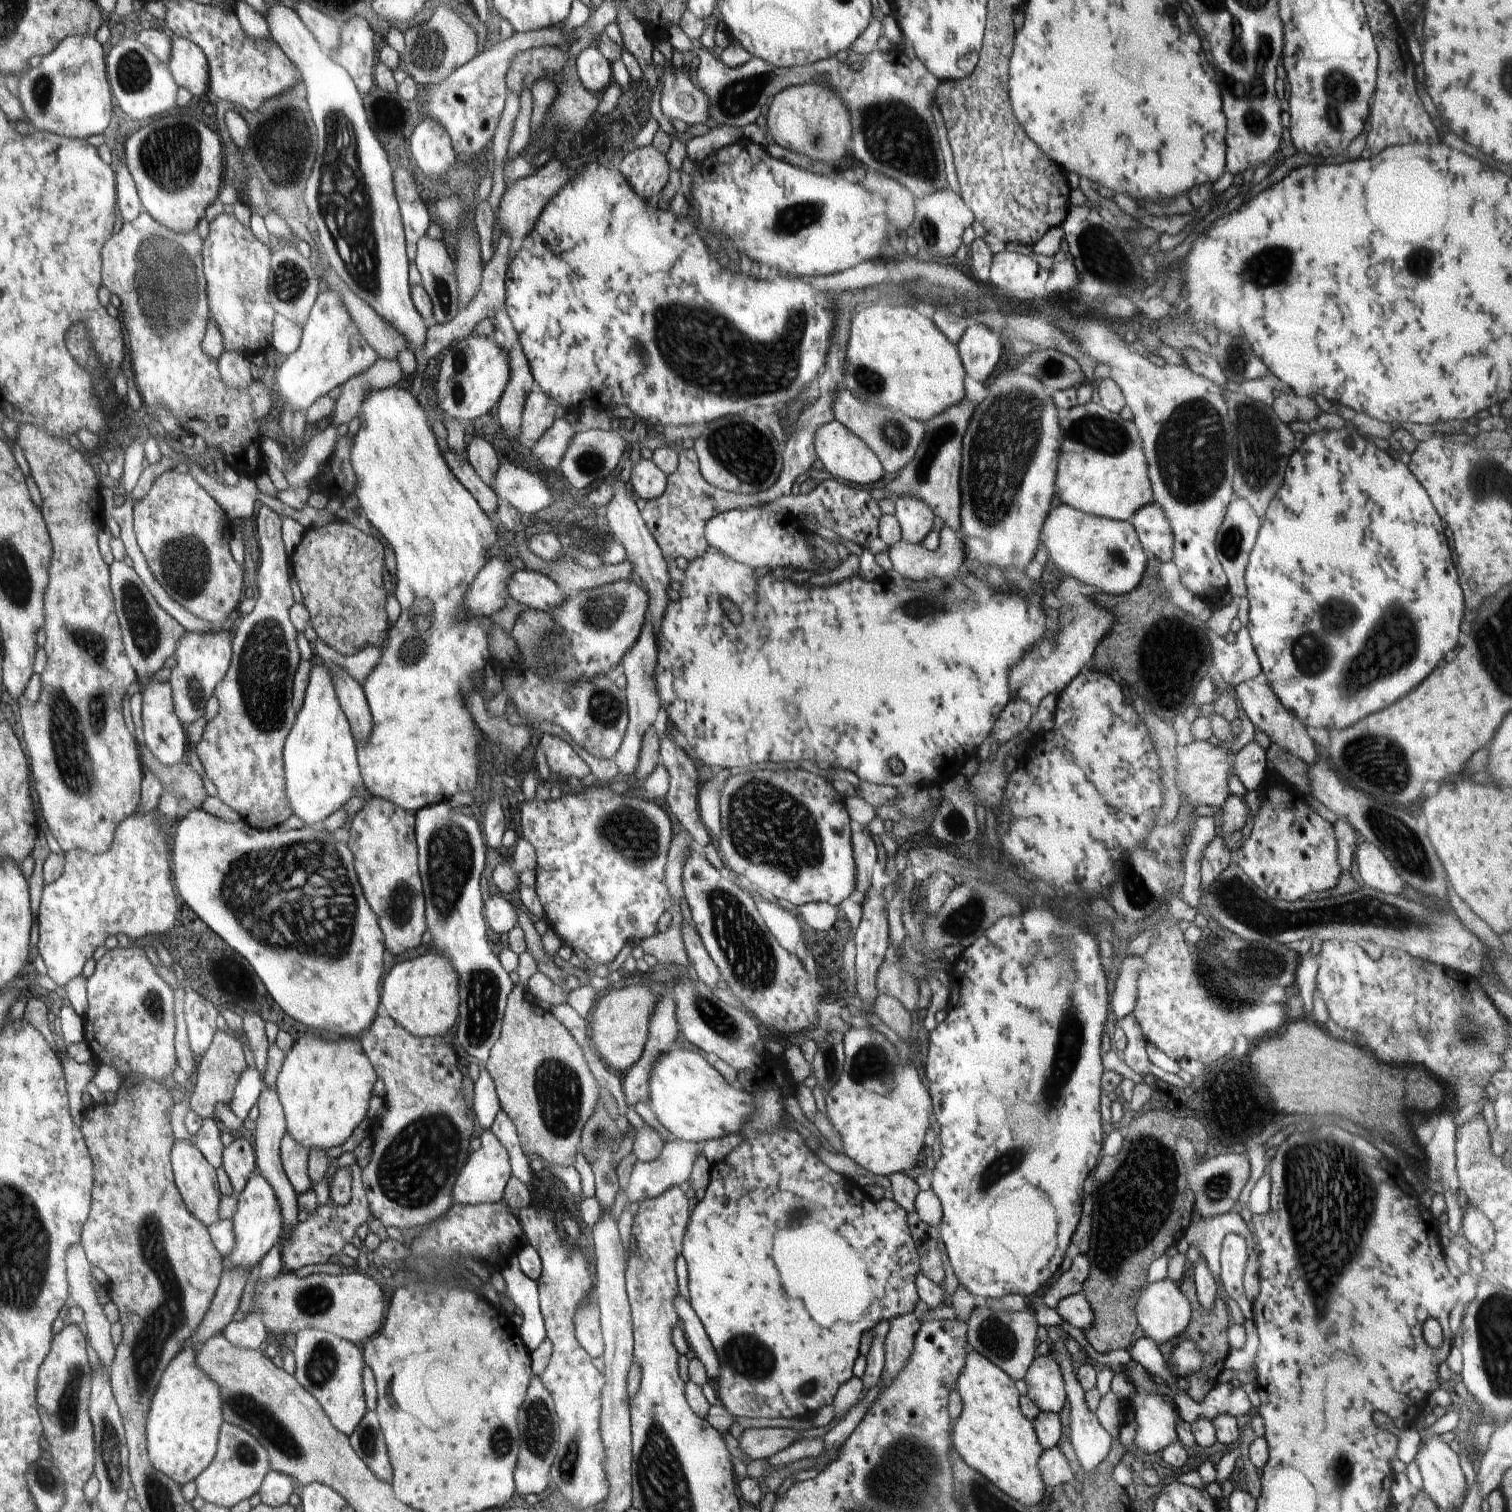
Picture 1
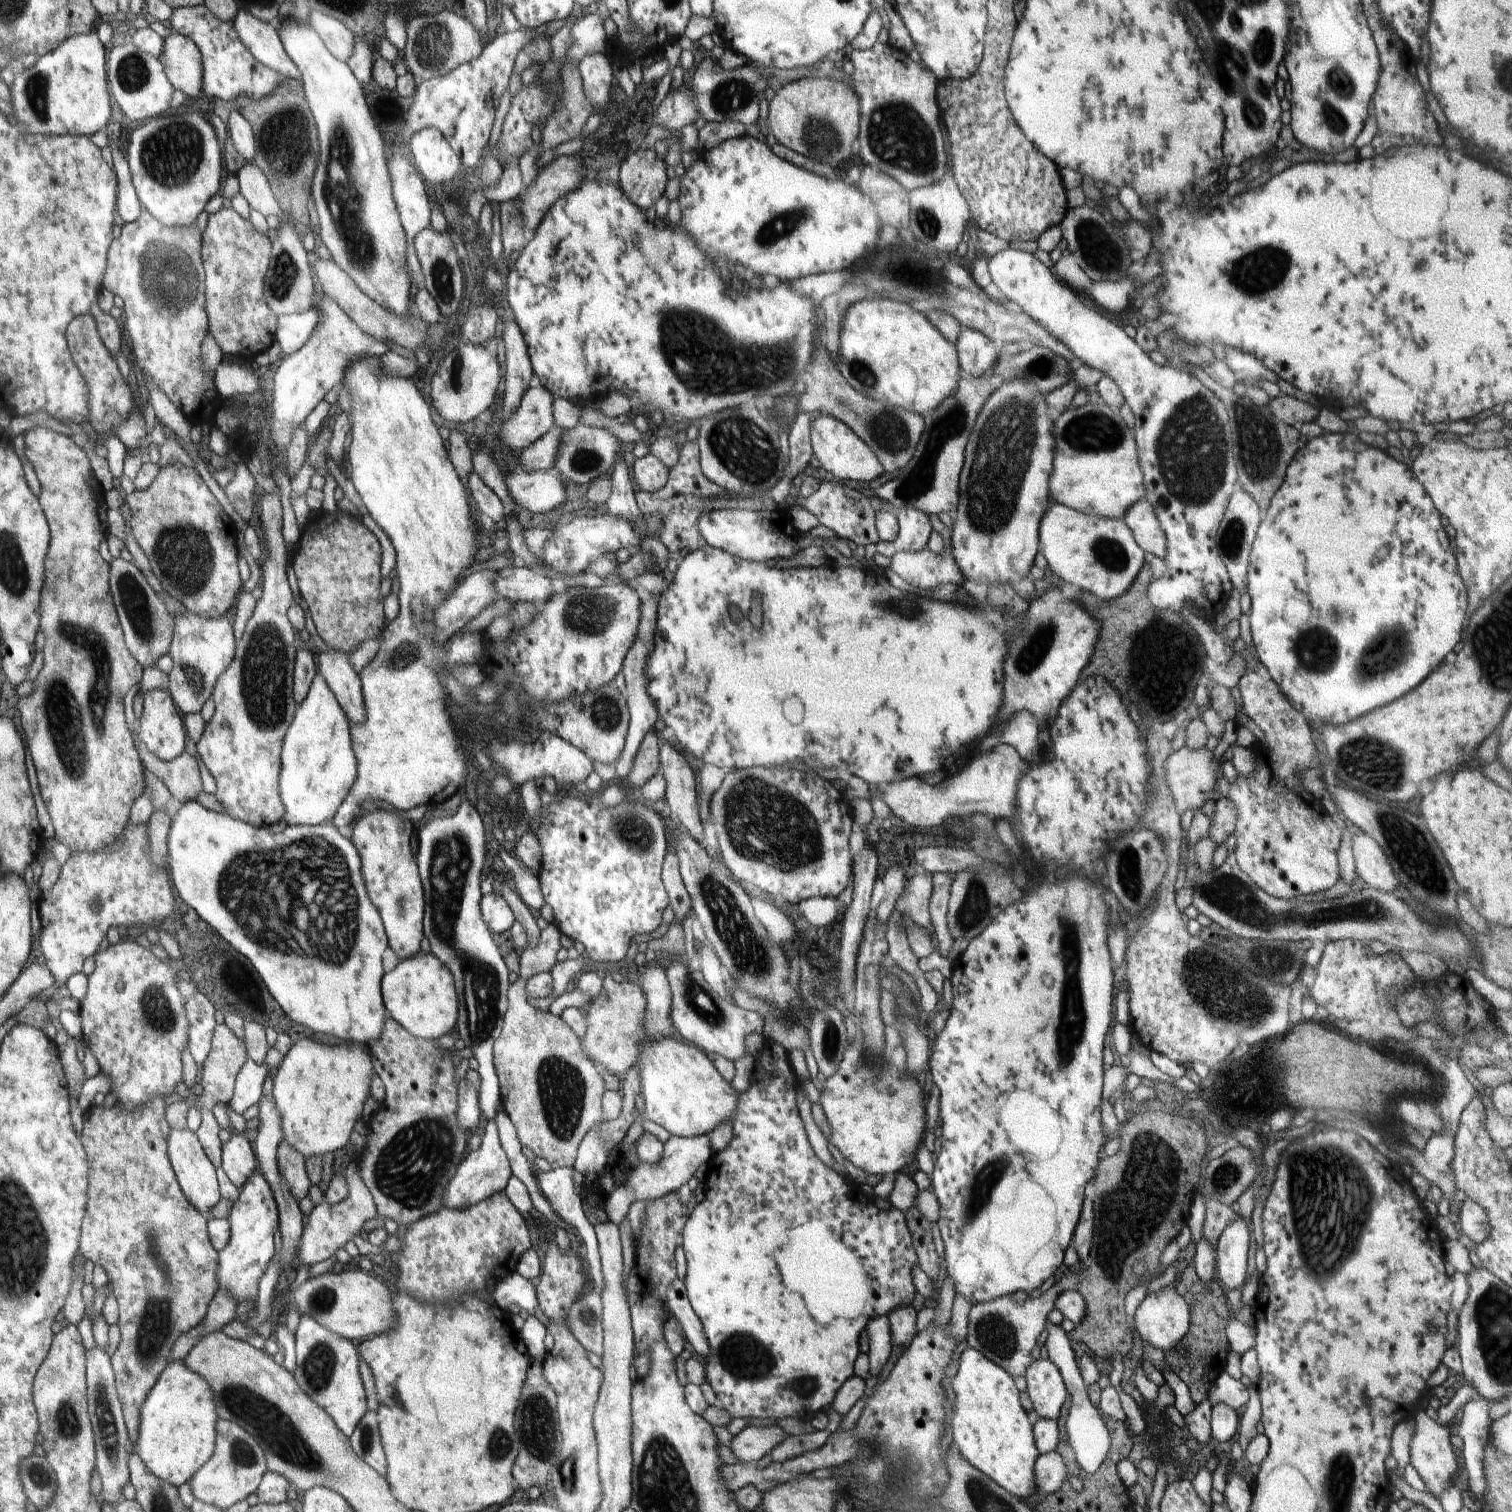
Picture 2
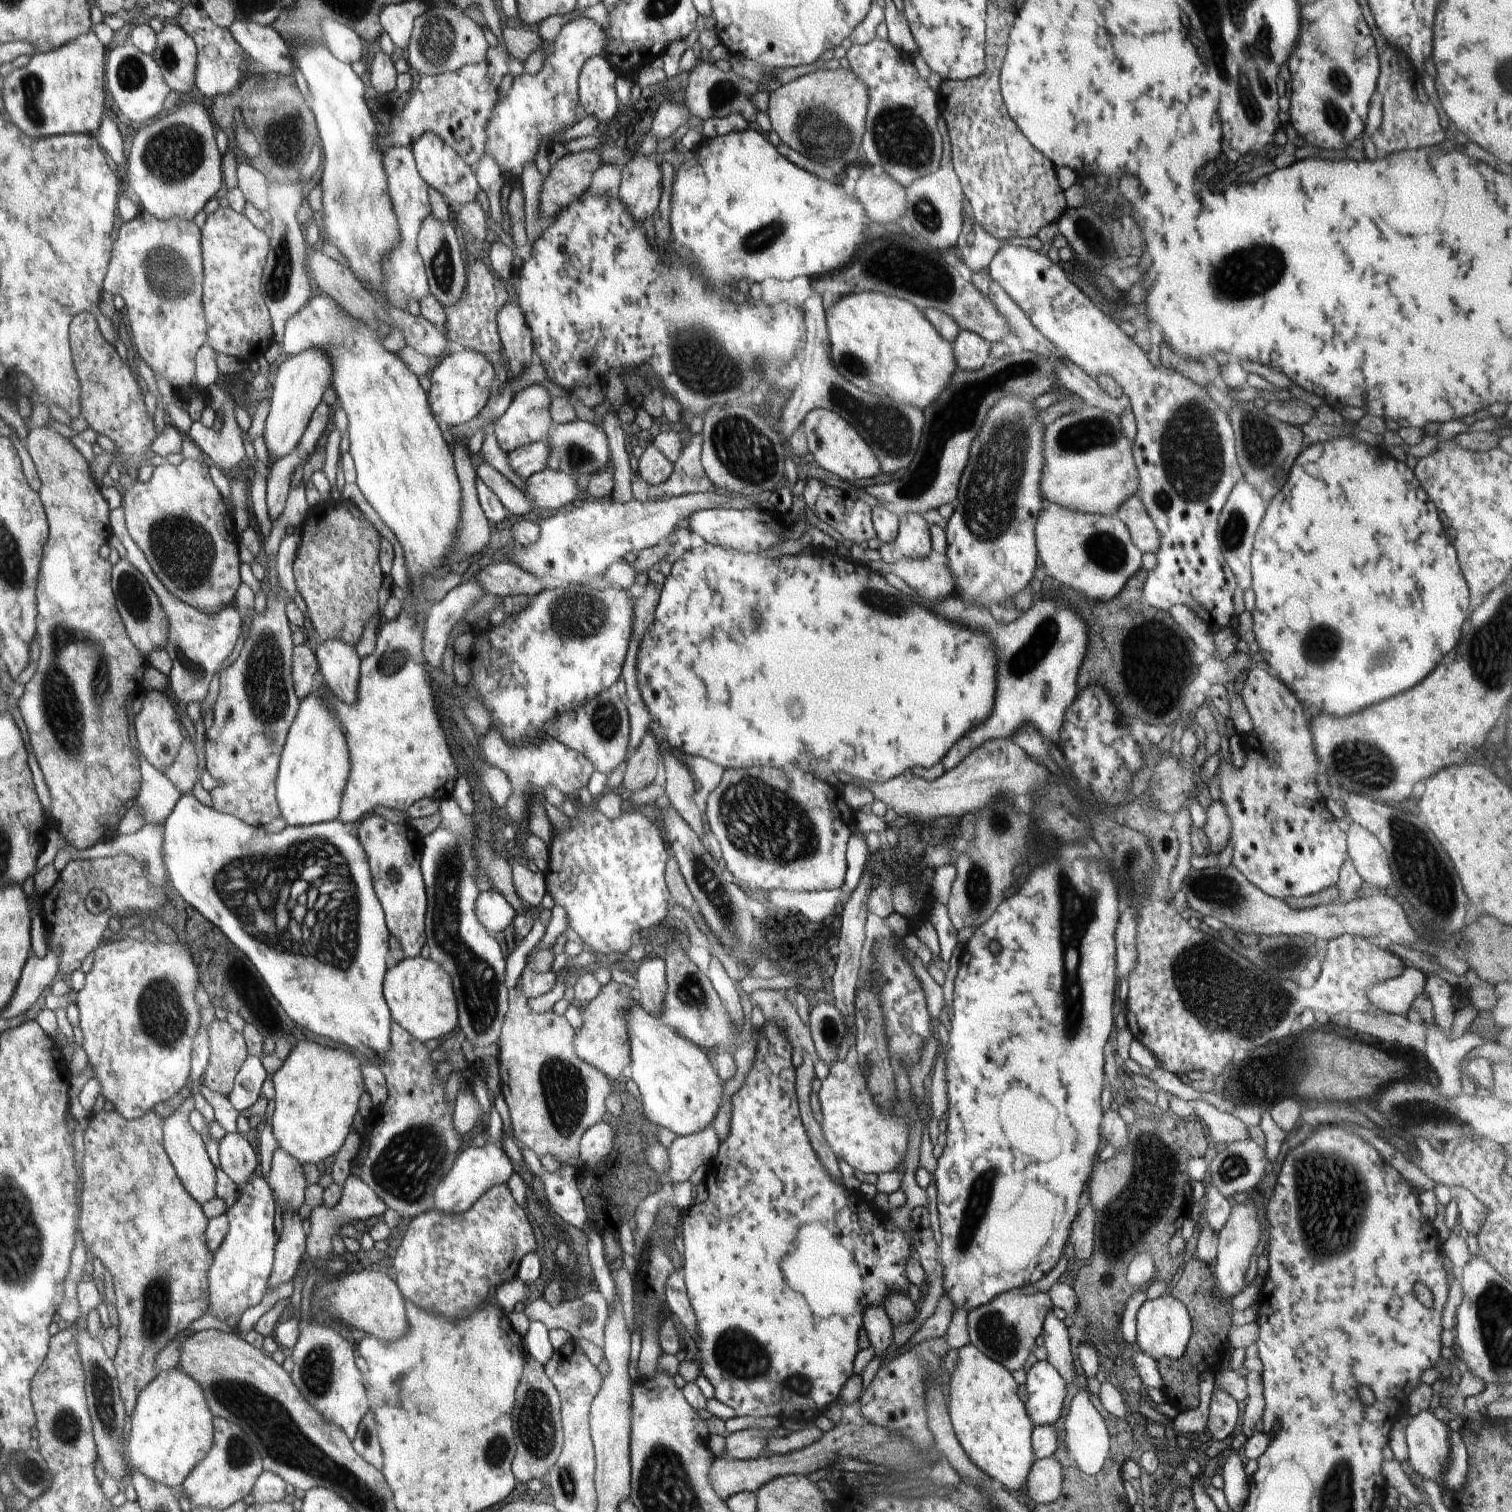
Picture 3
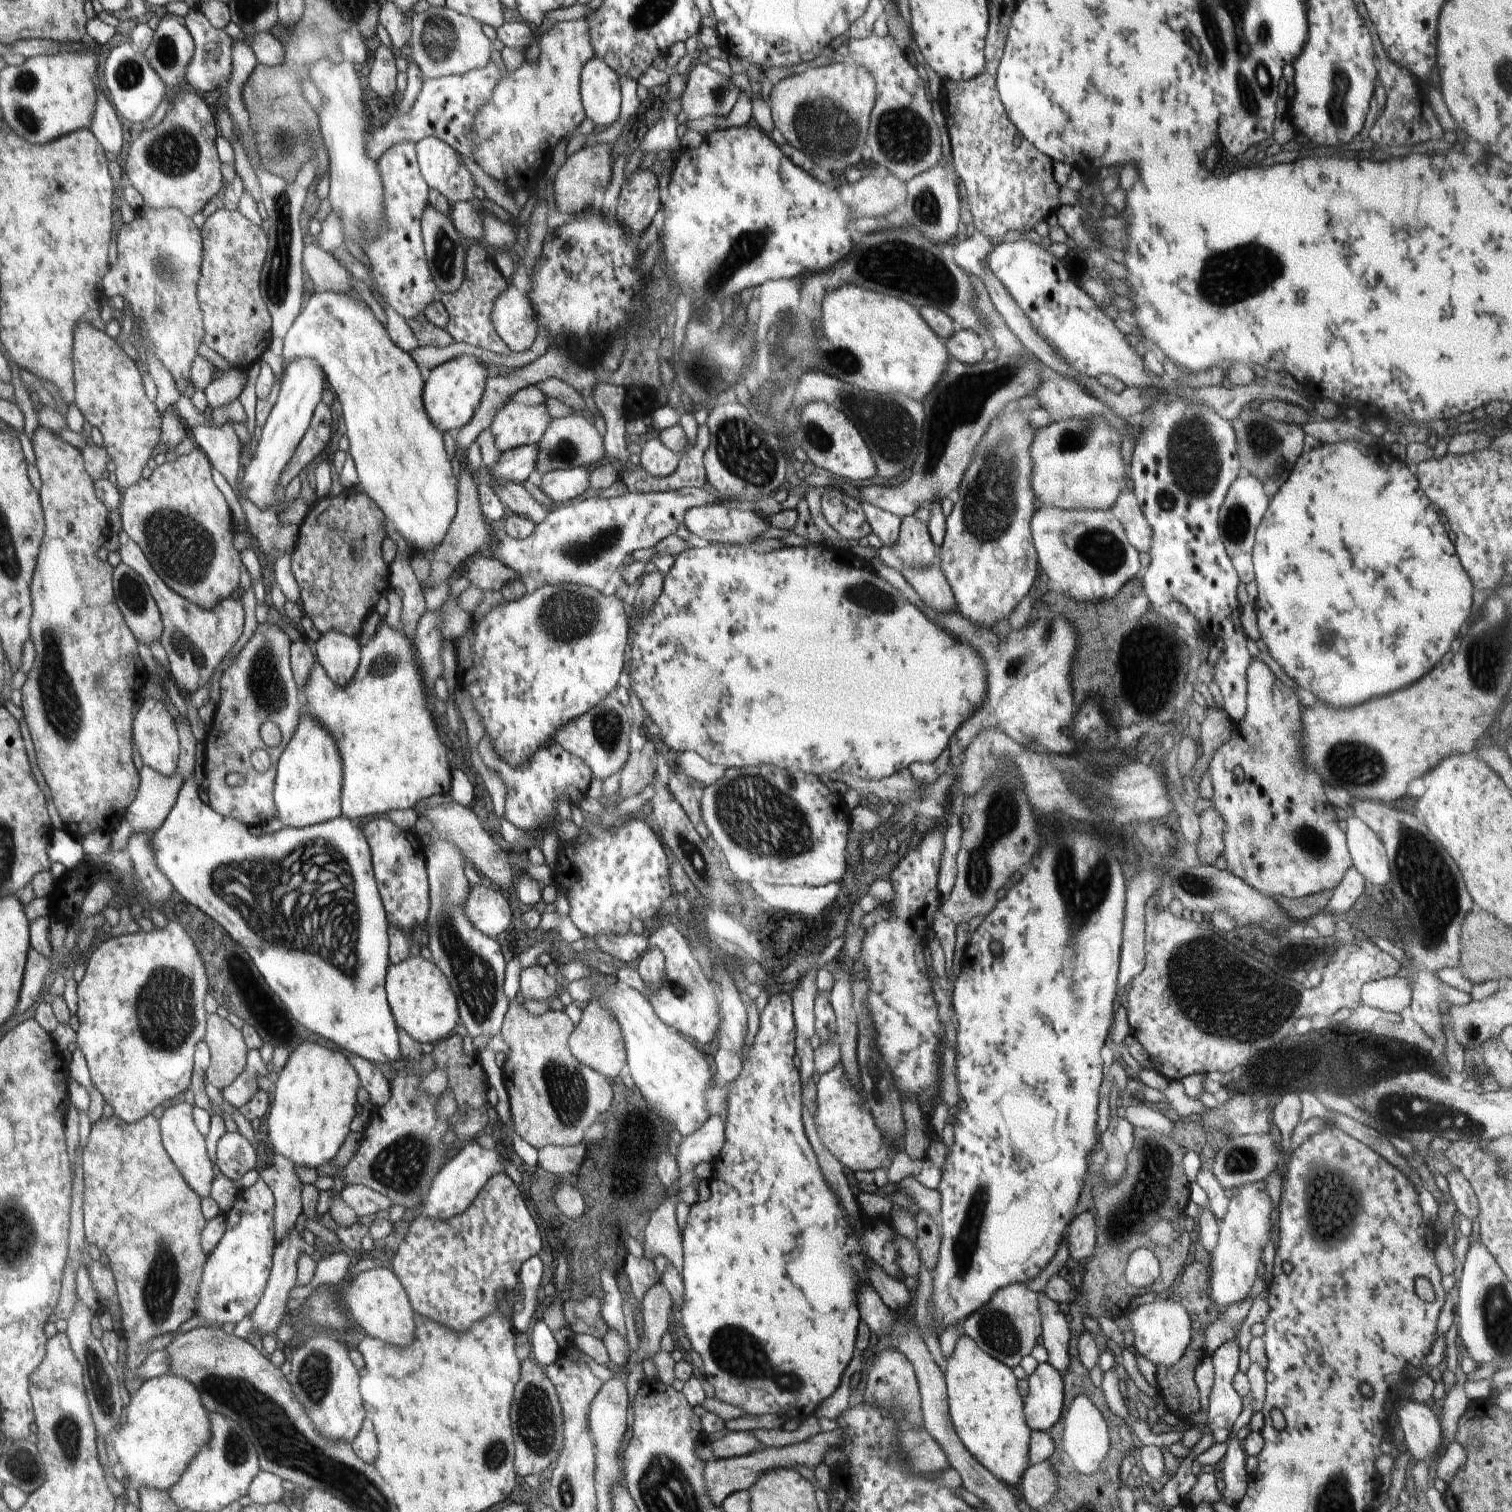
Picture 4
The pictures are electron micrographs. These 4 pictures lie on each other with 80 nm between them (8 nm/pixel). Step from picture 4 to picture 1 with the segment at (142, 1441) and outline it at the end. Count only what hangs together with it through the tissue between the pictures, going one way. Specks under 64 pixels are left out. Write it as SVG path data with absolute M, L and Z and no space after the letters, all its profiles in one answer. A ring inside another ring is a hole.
M198 1341L180 1349L170 1361L152 1397L146 1419L148 1459L157 1471L179 1485L195 1480L210 1466L217 1451L219 1430L225 1421L220 1387L198 1368L195 1361L197 1348L203 1344Z

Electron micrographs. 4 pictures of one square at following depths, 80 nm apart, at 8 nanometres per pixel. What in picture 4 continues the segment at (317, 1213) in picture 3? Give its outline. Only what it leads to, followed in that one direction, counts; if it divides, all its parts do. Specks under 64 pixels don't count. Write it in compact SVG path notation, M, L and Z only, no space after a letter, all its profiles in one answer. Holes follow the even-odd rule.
M346 1185L341 1190L341 1197L352 1210L355 1210L358 1218L366 1214L378 1214L383 1210L388 1211L393 1205L390 1199L366 1185Z

